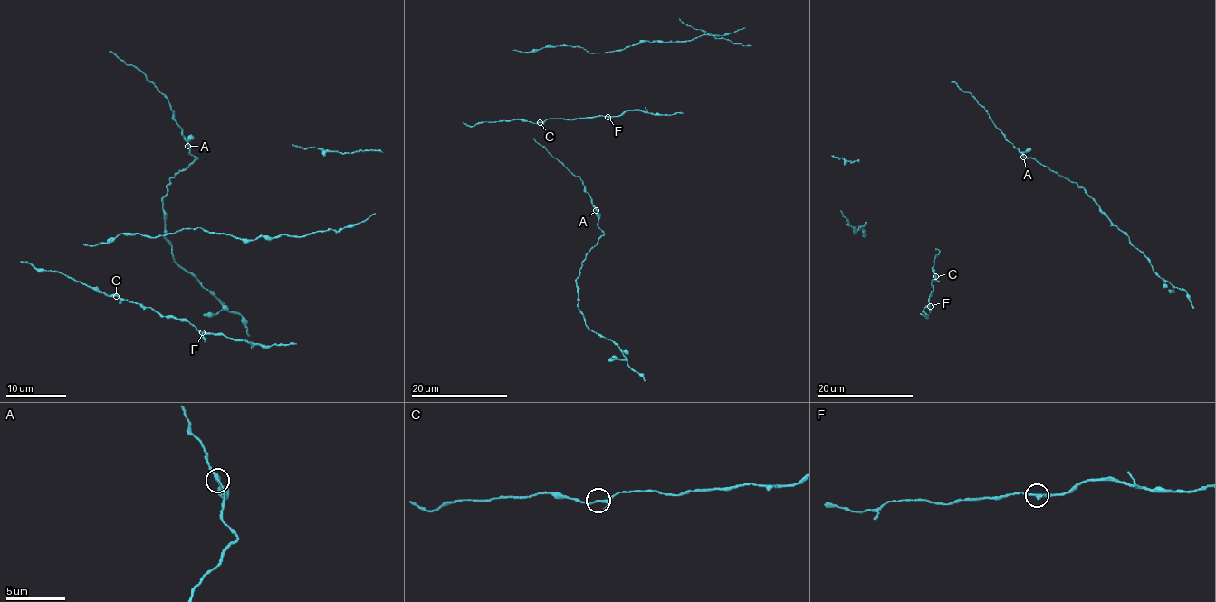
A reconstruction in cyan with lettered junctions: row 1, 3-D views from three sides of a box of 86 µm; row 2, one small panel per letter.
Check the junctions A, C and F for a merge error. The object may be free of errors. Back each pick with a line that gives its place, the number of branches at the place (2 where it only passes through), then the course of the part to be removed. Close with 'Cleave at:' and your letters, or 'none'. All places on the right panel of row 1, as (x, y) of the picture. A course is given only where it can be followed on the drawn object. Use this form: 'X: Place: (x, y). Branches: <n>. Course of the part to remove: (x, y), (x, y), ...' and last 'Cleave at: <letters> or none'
Cleave at: none

